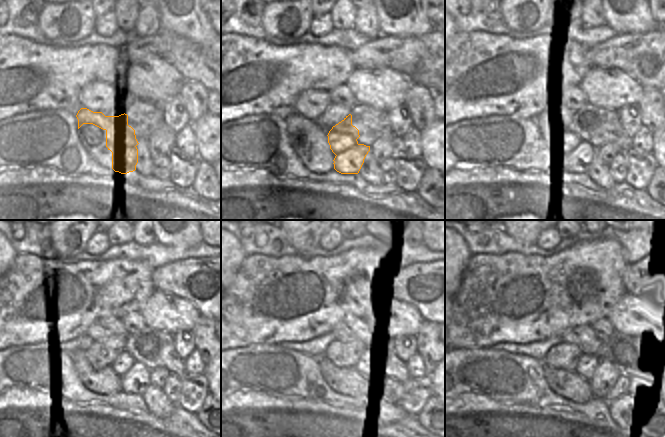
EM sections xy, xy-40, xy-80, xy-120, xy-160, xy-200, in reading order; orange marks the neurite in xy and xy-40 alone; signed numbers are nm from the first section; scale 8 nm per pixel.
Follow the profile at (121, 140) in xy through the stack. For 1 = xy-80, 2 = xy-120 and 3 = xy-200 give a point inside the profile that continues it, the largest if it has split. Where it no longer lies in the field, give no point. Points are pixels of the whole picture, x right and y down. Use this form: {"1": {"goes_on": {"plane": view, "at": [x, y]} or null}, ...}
{"1": {"goes_on": {"plane": "xy-80", "at": [577, 154]}}, "2": {"goes_on": {"plane": "xy-120", "at": [134, 376]}}, "3": {"goes_on": {"plane": "xy-200", "at": [586, 365]}}}

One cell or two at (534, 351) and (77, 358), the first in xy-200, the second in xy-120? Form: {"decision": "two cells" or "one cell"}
{"decision": "two cells"}

